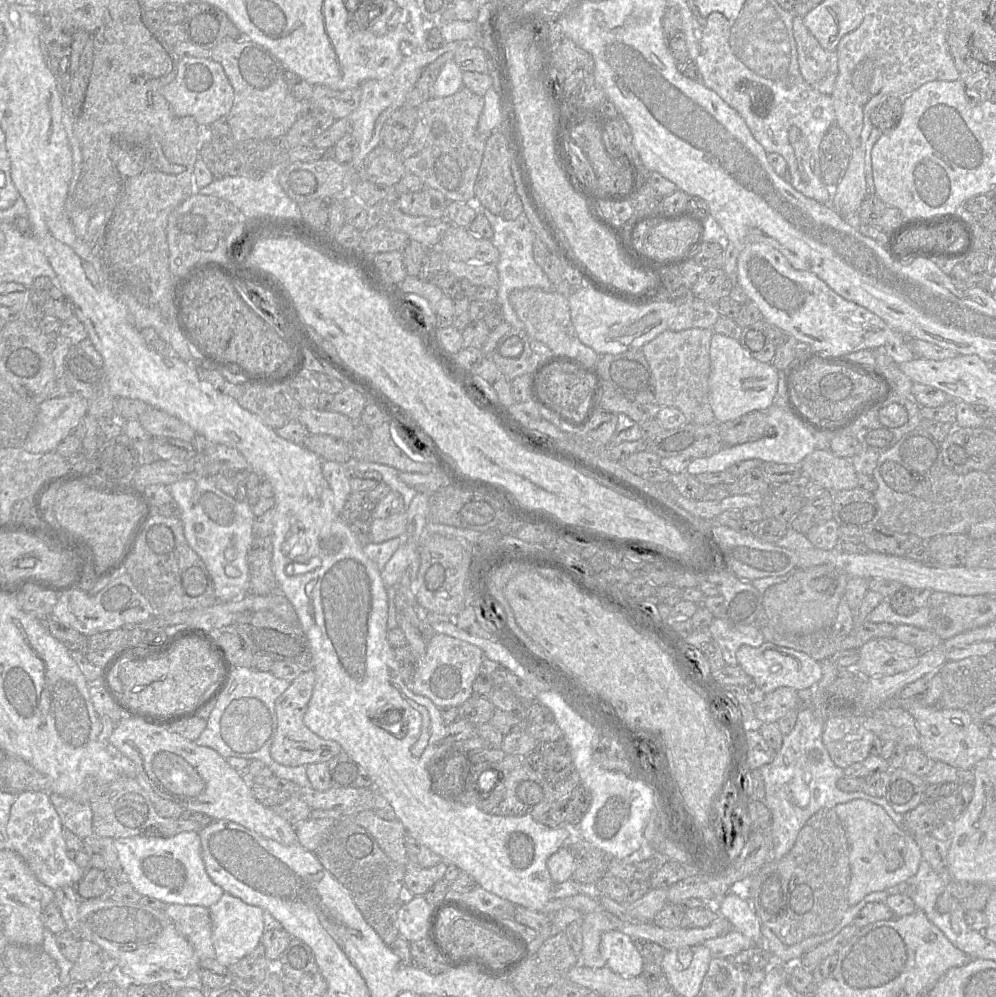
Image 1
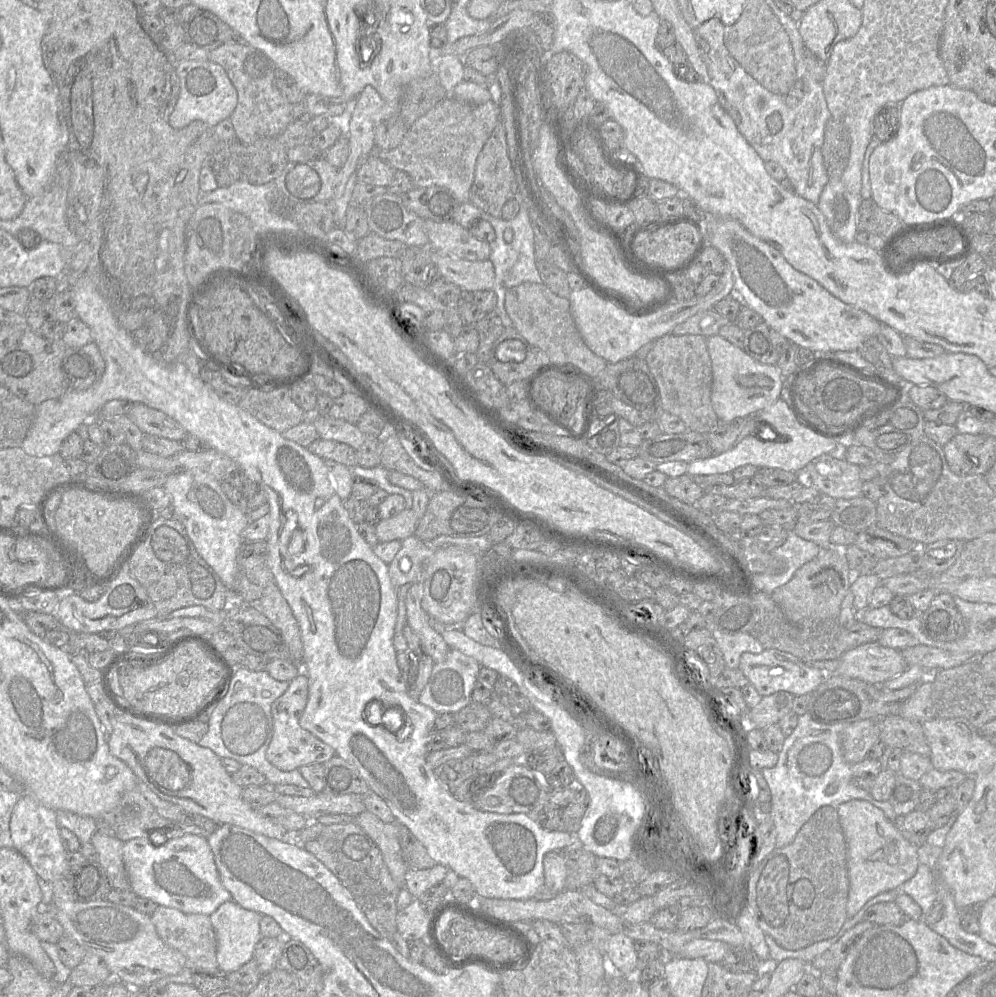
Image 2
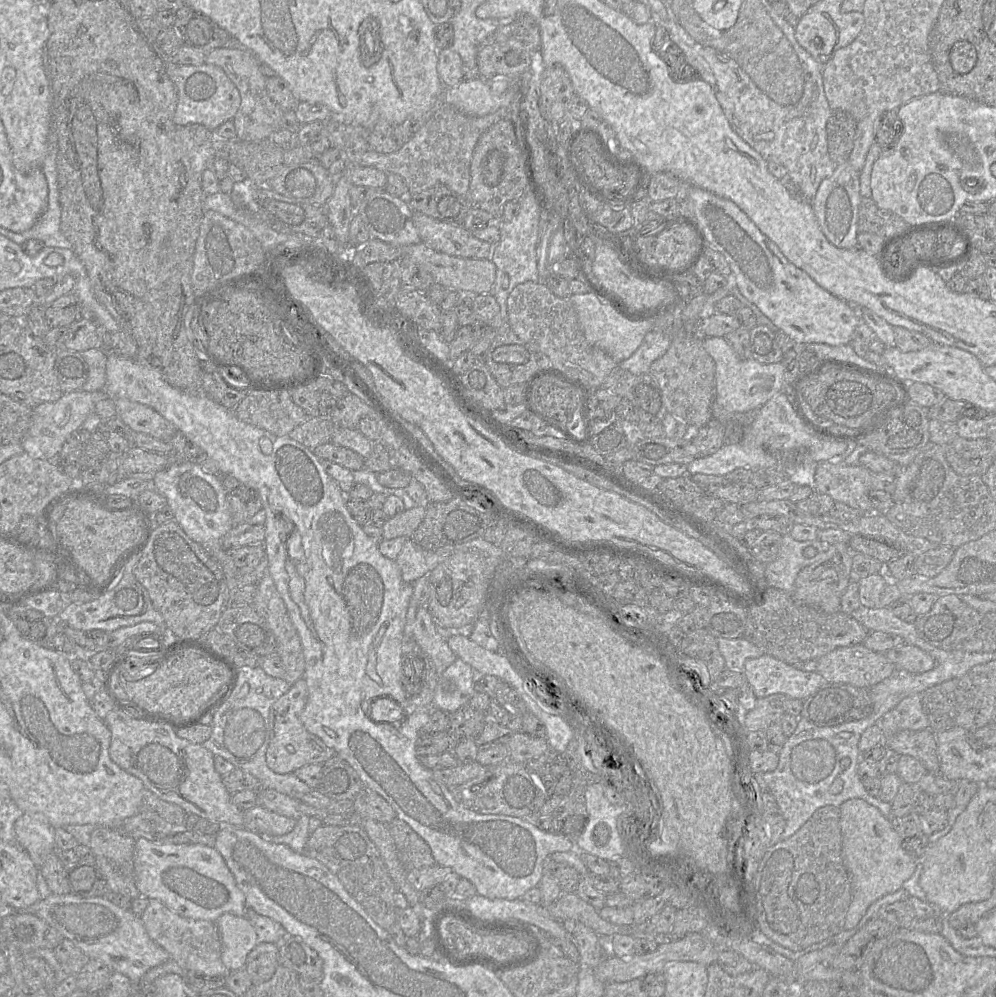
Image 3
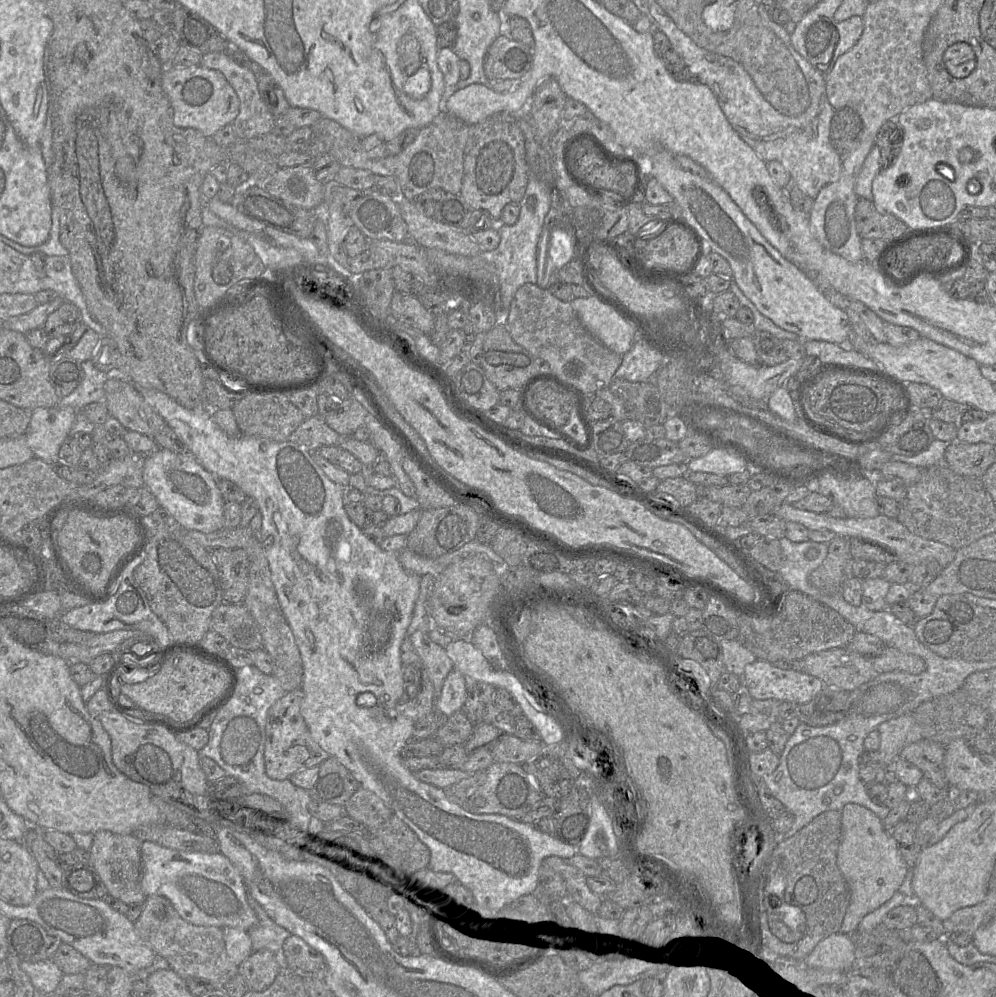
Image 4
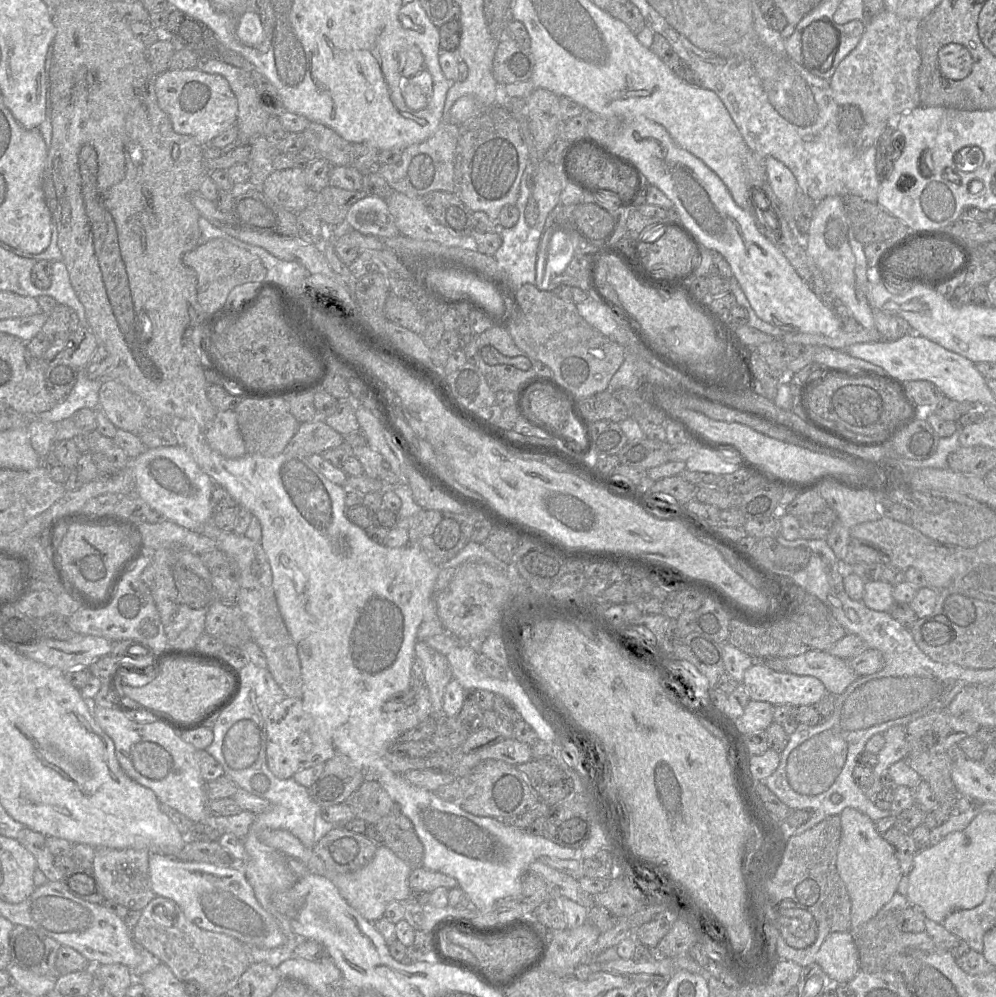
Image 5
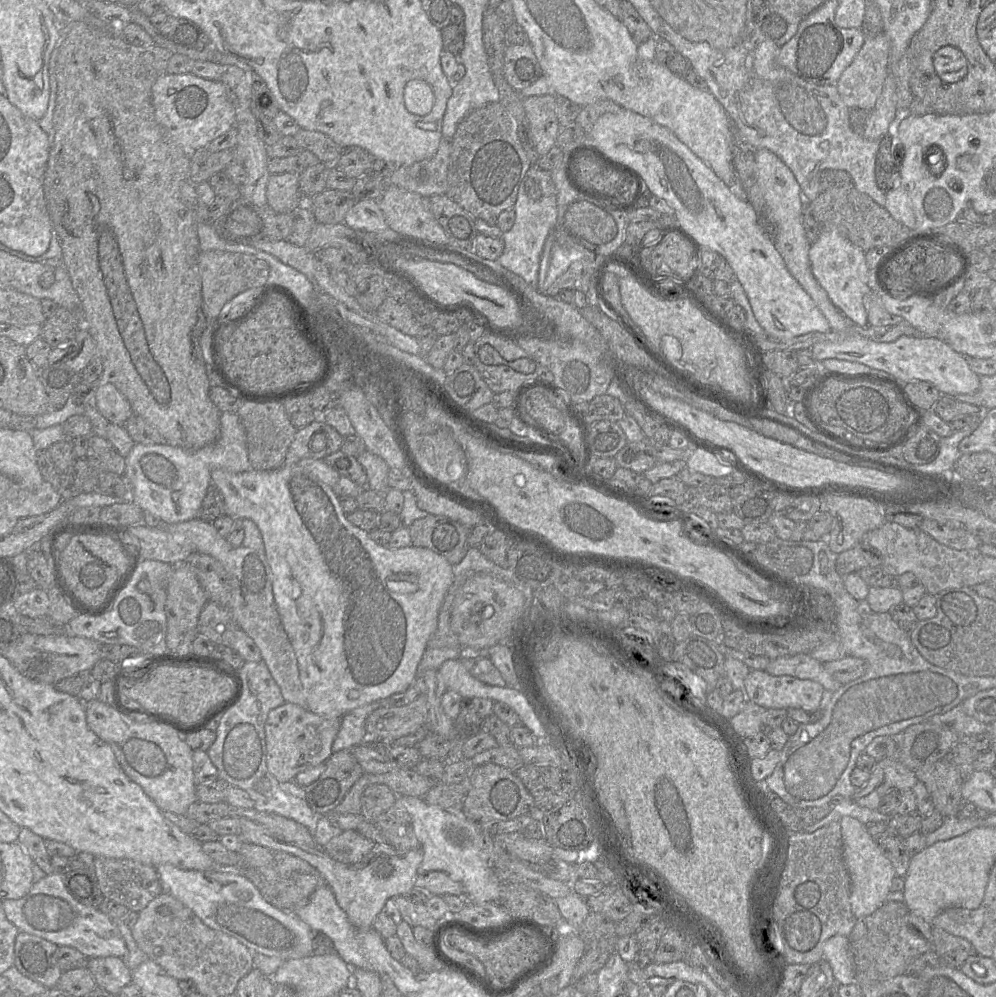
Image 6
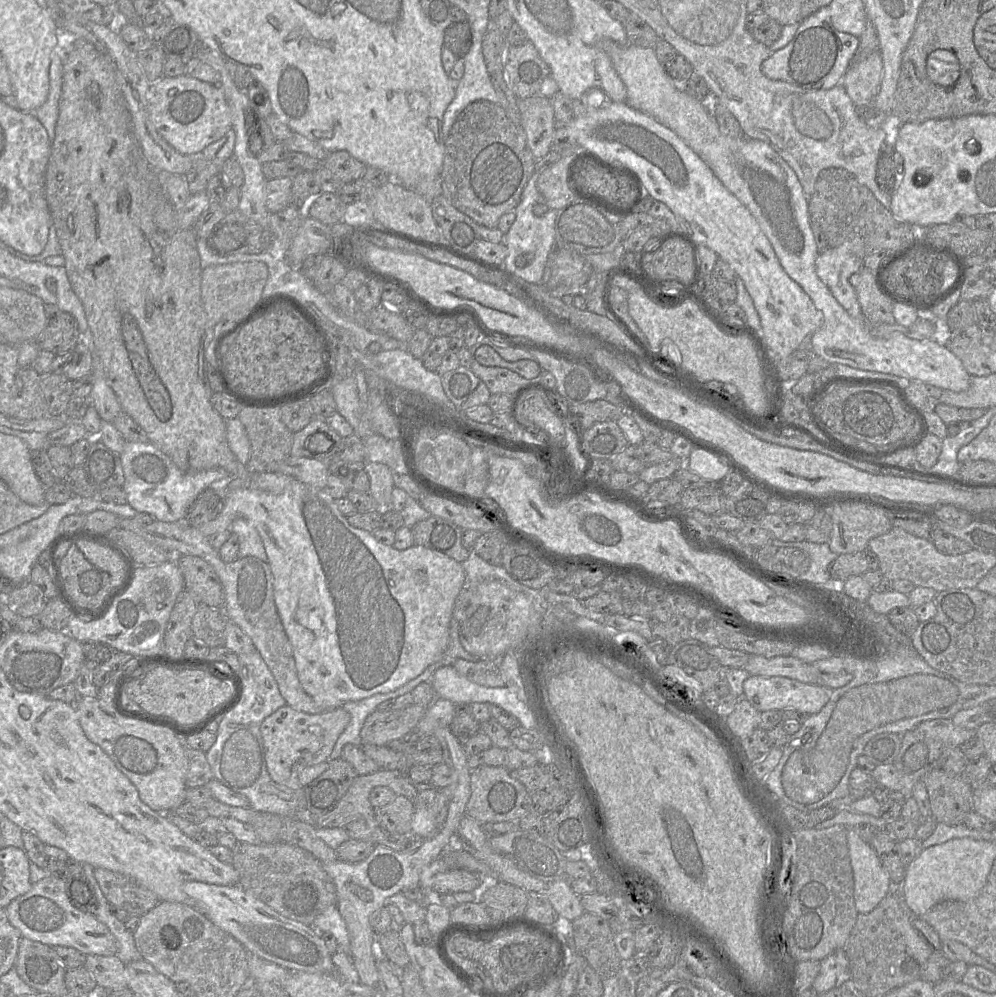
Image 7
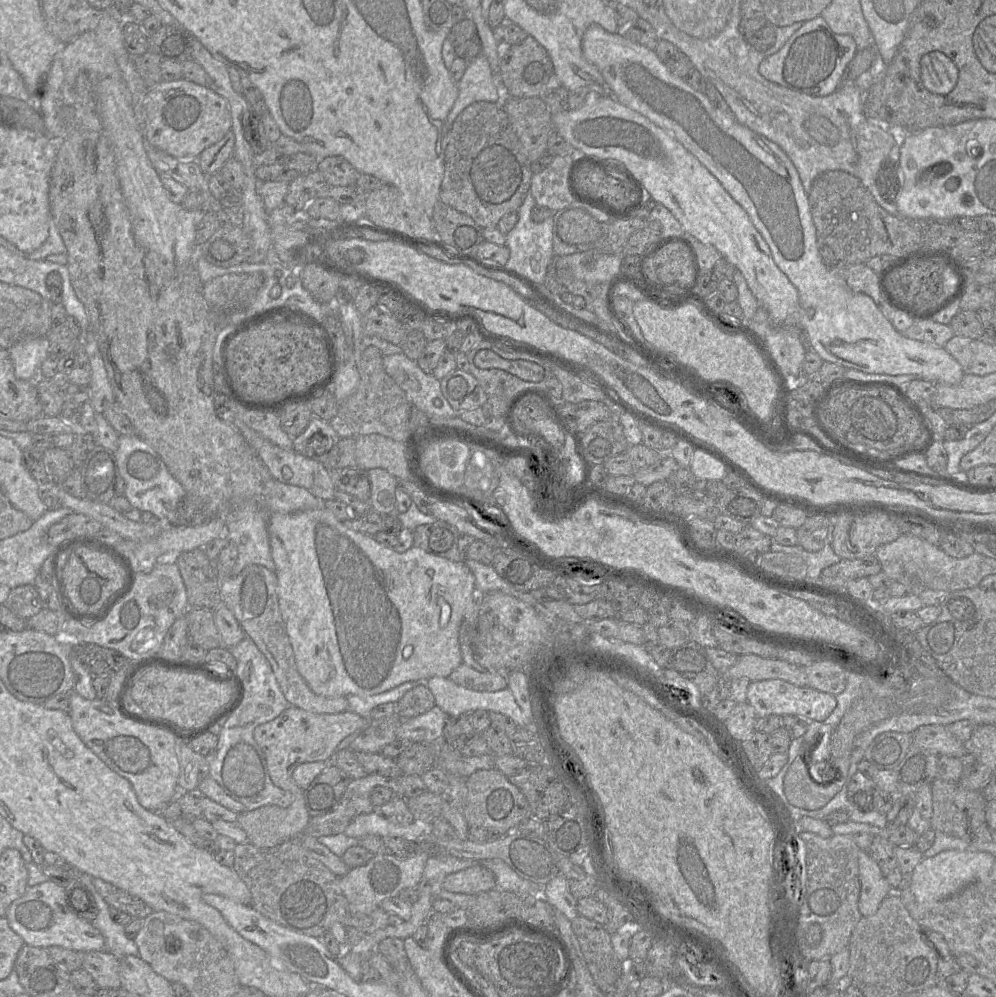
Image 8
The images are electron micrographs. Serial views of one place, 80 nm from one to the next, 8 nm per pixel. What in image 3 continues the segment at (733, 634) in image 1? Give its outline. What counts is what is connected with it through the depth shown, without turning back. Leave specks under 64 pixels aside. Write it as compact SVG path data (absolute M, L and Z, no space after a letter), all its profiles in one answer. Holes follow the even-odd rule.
M743 636L736 639L717 638L717 643L725 660L725 668L731 671L744 672L747 659L758 658L764 654Z

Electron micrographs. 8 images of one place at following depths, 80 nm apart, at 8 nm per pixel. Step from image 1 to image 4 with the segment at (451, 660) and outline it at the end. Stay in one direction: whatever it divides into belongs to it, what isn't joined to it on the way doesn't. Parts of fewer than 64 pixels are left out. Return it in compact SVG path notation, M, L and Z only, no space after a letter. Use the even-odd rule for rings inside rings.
M453 669L444 680L441 692L435 701L435 710L449 717L462 709L467 698L467 679L458 670Z

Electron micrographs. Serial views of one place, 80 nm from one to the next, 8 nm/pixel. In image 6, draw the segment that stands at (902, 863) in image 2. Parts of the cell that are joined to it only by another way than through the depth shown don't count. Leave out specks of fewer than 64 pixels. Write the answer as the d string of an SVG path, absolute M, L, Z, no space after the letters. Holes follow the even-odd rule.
M850 816L842 817L840 824L843 841L843 860L851 881L851 910L857 919L861 919L871 915L887 901L896 873L893 865L884 855L876 840L868 833L865 824Z

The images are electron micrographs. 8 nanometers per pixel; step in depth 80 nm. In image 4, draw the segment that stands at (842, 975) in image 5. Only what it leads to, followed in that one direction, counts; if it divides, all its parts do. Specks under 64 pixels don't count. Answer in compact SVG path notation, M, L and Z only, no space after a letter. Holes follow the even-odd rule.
M834 933L818 943L804 963L821 970L849 971L855 961L855 949L851 935Z

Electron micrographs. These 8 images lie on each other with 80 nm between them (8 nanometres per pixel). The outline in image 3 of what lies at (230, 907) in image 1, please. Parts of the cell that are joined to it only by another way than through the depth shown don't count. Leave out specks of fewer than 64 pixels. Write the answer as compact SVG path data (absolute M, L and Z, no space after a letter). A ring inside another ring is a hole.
M226 913L215 922L222 943L222 961L229 971L245 967L246 958L258 944L256 931L245 916Z

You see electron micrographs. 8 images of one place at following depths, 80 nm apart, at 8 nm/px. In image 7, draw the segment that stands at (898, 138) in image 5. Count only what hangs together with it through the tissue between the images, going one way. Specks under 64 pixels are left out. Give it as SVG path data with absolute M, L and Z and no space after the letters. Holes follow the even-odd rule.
M883 147L876 165L876 183L881 191L893 195L903 176L903 158L893 148Z

